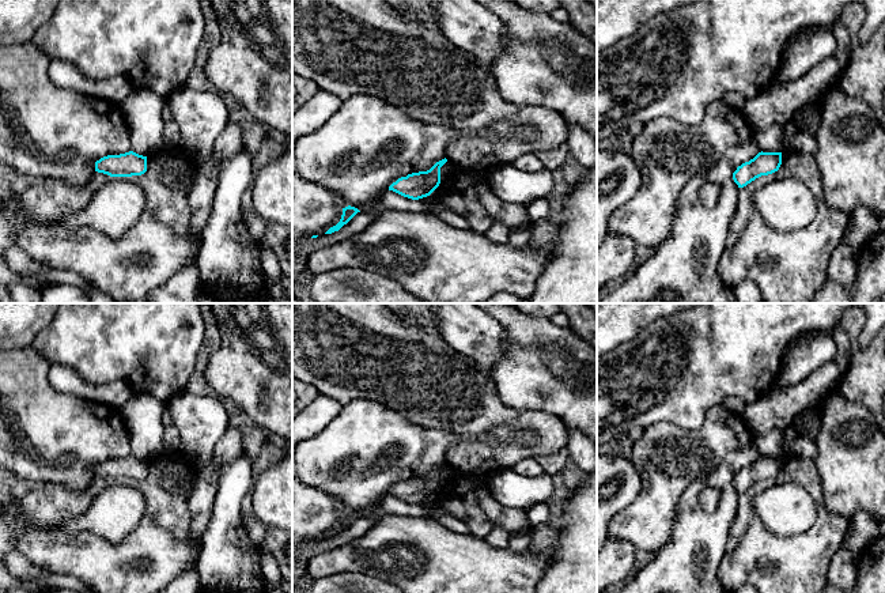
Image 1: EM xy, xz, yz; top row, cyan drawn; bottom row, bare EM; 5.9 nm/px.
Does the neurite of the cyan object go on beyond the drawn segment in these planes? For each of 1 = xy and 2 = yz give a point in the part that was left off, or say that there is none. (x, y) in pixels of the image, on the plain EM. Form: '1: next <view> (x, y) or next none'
1: next none
2: next none

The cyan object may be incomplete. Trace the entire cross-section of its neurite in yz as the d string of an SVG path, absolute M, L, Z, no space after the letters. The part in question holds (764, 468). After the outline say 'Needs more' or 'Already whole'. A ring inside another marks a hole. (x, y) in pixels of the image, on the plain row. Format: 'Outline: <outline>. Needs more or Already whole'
Outline: M759 457L749 467L742 468L733 477L733 484L738 492L744 492L761 480L768 480L779 475L782 457Z. Already whole

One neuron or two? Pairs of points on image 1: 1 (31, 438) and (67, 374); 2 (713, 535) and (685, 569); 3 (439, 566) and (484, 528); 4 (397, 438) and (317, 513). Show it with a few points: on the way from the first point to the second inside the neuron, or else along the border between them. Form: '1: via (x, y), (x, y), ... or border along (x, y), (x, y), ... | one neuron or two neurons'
1: border along (49, 365), (48, 382), (56, 391), (89, 401) | two neurons
2: via (703, 537), (691, 550), (689, 559) | one neuron
3: border along (472, 532), (484, 537) | two neurons
4: border along (306, 483), (333, 497) | two neurons

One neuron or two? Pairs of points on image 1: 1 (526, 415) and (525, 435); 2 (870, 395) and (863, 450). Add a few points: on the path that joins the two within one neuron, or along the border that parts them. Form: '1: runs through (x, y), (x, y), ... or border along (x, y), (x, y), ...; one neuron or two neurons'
1: border along (492, 429), (532, 429), (537, 434), (539, 441); two neurons
2: border along (842, 393), (844, 397), (861, 403), (870, 412); two neurons

